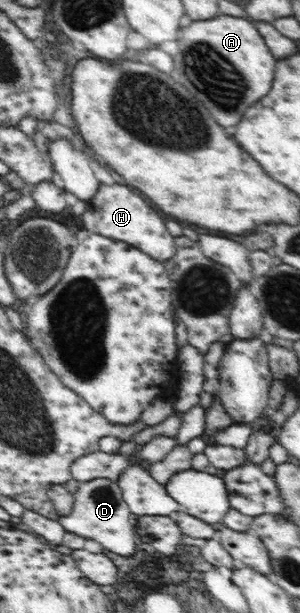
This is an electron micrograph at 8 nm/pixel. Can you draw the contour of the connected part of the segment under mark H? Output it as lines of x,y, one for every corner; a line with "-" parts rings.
100,184
97,194
87,202
87,210
81,216
83,228
115,240
132,244
154,260
165,262
175,256
173,236
165,228
165,220
127,186

